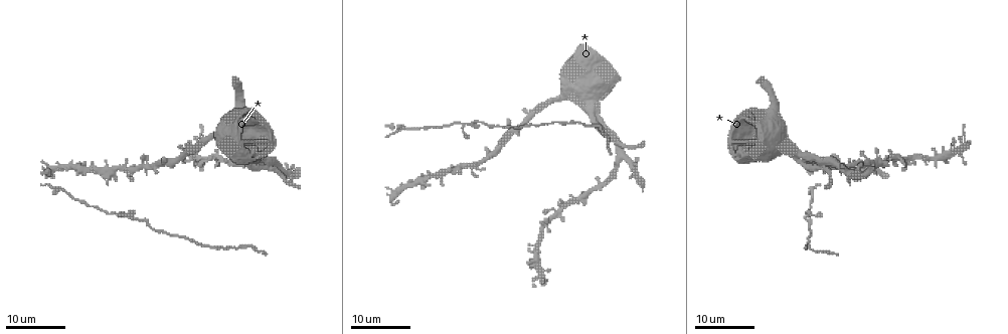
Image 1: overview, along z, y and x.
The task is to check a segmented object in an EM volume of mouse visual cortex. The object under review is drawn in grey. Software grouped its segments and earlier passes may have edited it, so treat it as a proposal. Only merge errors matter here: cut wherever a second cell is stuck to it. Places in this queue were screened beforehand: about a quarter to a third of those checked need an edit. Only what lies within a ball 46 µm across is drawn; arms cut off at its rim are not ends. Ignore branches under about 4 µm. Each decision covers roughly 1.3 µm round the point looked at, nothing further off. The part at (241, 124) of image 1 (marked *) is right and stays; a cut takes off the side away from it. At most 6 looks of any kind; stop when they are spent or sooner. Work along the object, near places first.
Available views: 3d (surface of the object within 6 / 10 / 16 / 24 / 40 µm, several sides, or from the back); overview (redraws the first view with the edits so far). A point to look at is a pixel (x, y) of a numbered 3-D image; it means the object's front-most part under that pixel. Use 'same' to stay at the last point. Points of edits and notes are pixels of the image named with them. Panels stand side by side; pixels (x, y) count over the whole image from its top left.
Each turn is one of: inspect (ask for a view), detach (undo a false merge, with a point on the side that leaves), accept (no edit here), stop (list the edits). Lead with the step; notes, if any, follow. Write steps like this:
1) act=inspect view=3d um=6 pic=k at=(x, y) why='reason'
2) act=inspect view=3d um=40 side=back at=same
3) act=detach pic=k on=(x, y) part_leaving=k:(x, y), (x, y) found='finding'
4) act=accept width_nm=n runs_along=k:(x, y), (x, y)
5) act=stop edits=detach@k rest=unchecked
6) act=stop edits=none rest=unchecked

act=inspect view=3d um=16 pic=1 at=(109, 180)

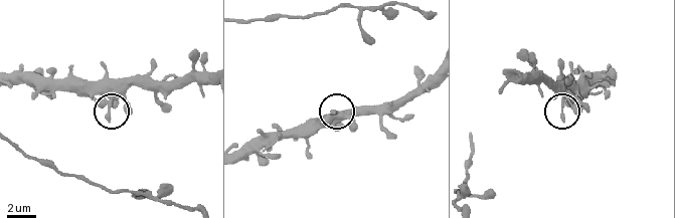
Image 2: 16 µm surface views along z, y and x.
act=inspect view=3d um=10 pic=2 at=(109, 109)

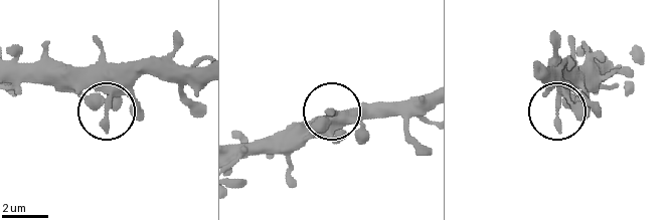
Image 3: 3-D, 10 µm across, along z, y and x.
act=accept width_nm=440 runs_along=3:(198, 65), (146, 67), (106, 108), (61, 67) found='all the same cell'

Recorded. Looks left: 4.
act=inspect view=3d um=16 pic=1 at=(118, 215) why='side arm on a straight run'

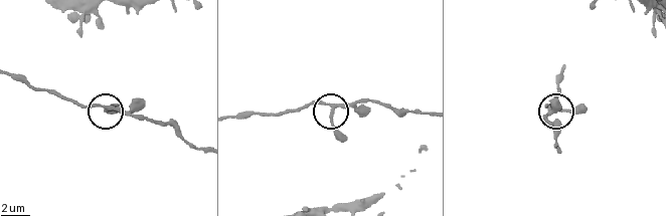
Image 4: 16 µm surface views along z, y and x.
act=inspect view=3d um=6 pic=4 at=(333, 104)

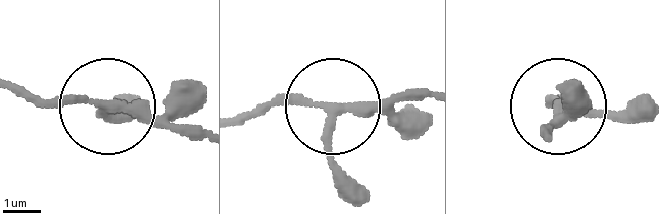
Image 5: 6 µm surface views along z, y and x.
act=inspect view=3d um=6 side=back pic=5 at=(333, 109)

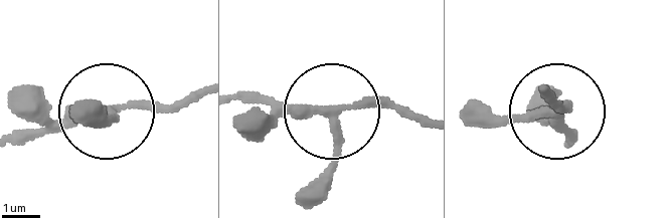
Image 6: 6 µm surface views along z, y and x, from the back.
act=accept side_arm_um=16 found='continuous, no second cell'

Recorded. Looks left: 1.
act=stop edits=none rest=unchecked

